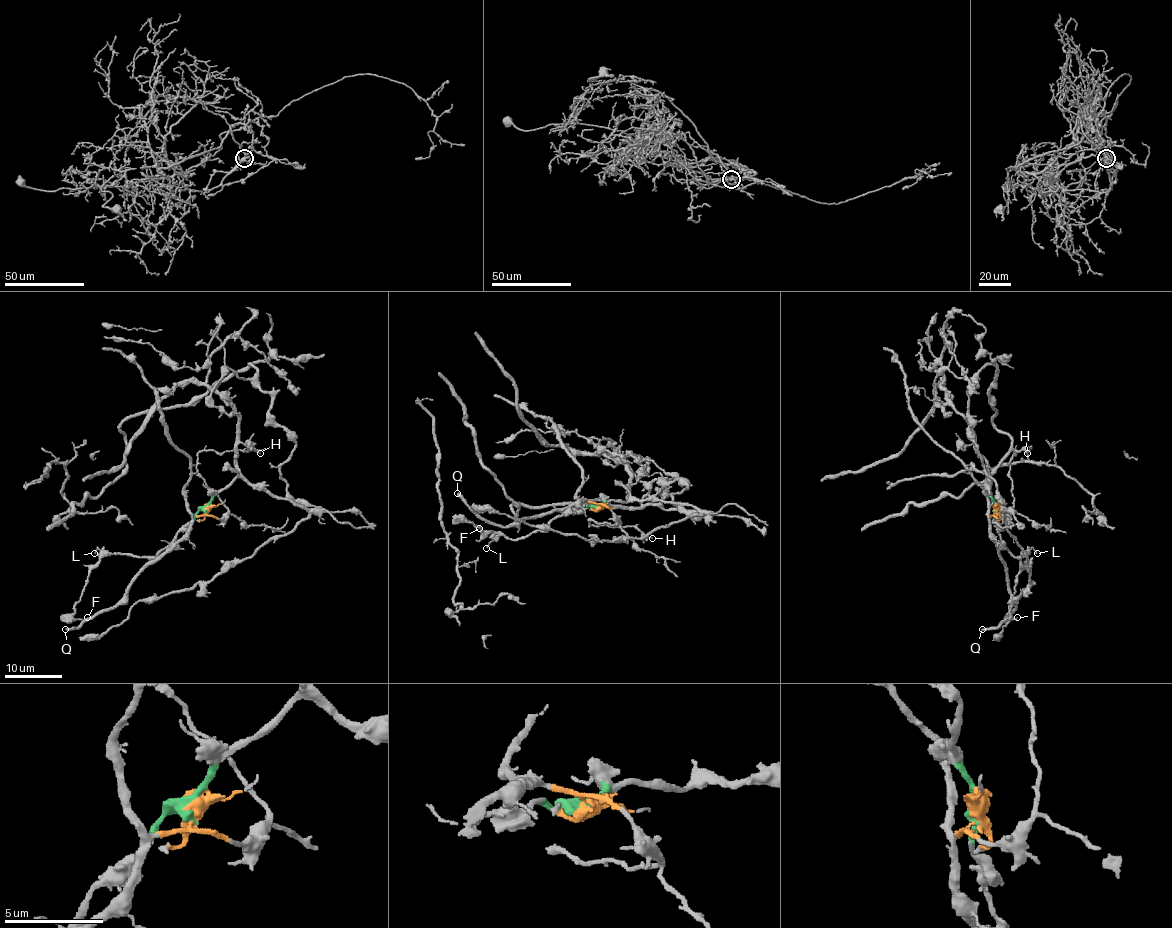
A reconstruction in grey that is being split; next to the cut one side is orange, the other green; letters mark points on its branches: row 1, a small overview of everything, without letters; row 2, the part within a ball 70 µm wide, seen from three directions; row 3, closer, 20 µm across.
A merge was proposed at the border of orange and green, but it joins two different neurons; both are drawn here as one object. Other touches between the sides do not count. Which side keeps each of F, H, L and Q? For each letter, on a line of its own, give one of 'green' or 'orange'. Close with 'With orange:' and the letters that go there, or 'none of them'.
F: green
H: orange
L: green
Q: orange
With orange: H, Q

